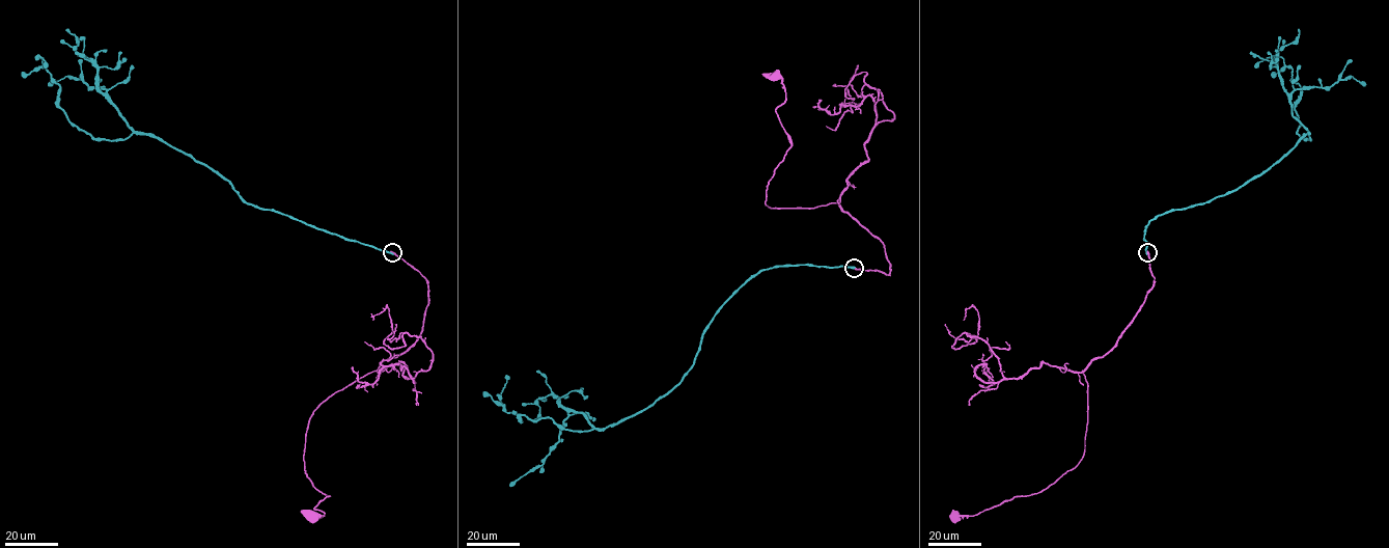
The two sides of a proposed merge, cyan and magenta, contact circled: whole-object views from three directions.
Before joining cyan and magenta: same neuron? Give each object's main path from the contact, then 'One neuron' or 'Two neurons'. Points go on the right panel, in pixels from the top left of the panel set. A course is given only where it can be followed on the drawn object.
Course of cyan: (1147, 253), (1155, 218), (1238, 189), (1310, 139), (1298, 133), (1292, 69), (1279, 56), (1255, 67). Course of magenta: (1147, 252), (1155, 279), (1143, 305), (1109, 351), (1082, 371), (1087, 418), (1082, 459), (1038, 493), (955, 517). Two neurons

